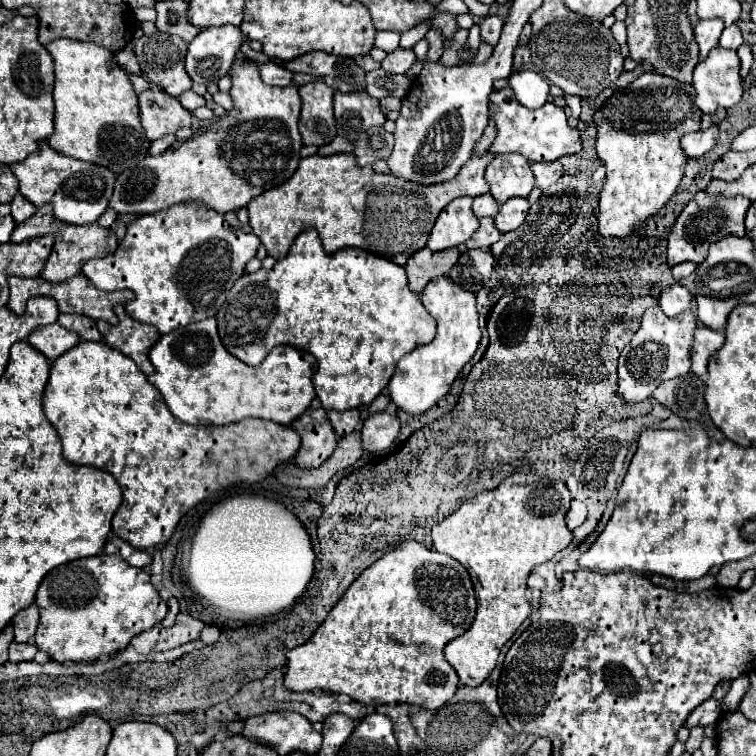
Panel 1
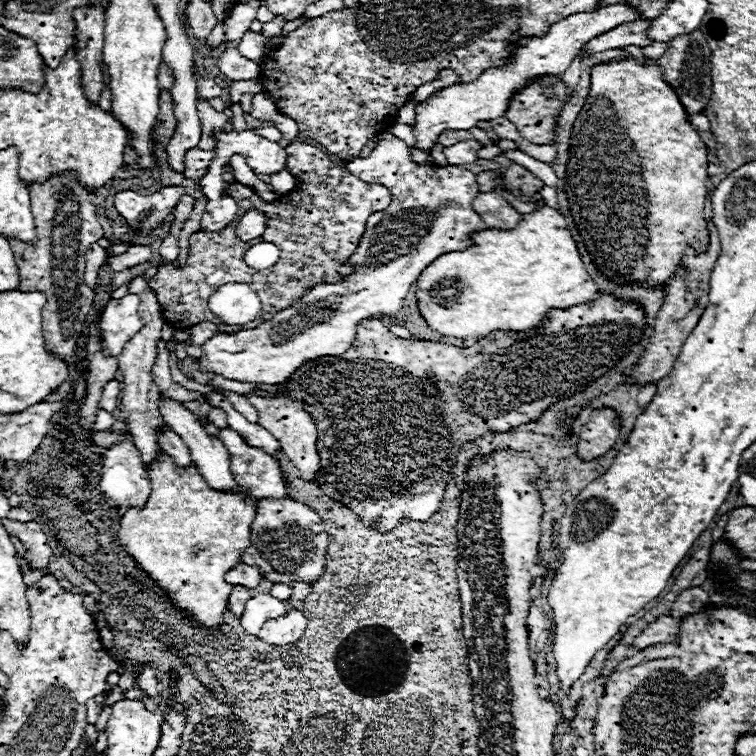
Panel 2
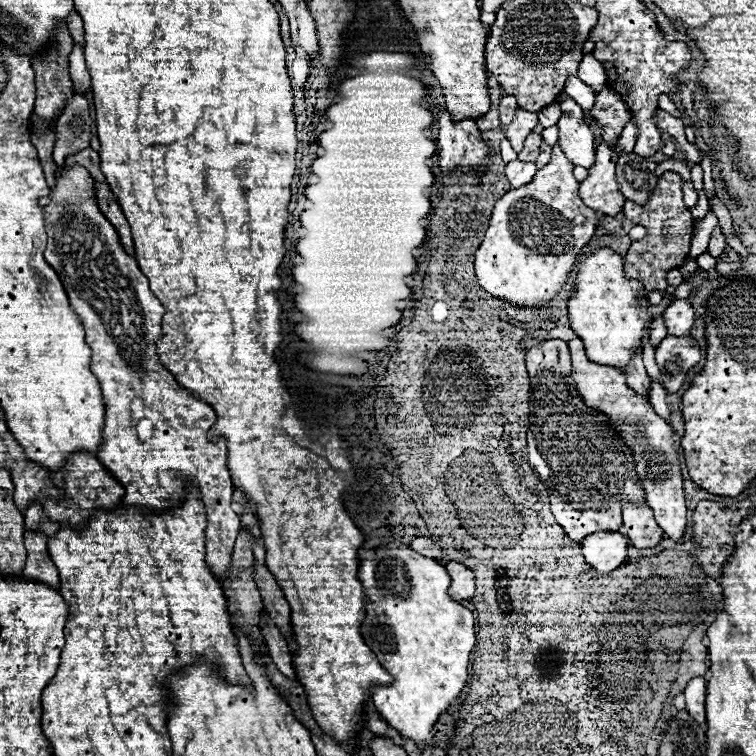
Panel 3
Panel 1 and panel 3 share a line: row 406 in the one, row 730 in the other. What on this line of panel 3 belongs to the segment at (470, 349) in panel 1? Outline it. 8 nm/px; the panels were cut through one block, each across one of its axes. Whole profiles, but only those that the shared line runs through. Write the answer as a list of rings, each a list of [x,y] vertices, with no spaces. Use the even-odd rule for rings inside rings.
[[[376,546],[376,556],[372,560],[360,560],[358,576],[368,598],[366,620],[362,620],[360,632],[366,644],[376,654],[378,662],[394,678],[392,684],[378,684],[372,688],[372,702],[380,716],[394,726],[402,736],[416,740],[418,744],[432,742],[432,724],[438,716],[452,704],[452,700],[462,692],[468,680],[470,654],[476,644],[474,638],[474,616],[468,608],[454,602],[446,590],[450,586],[450,576],[446,568],[436,560],[414,552],[412,548],[386,548]]]

